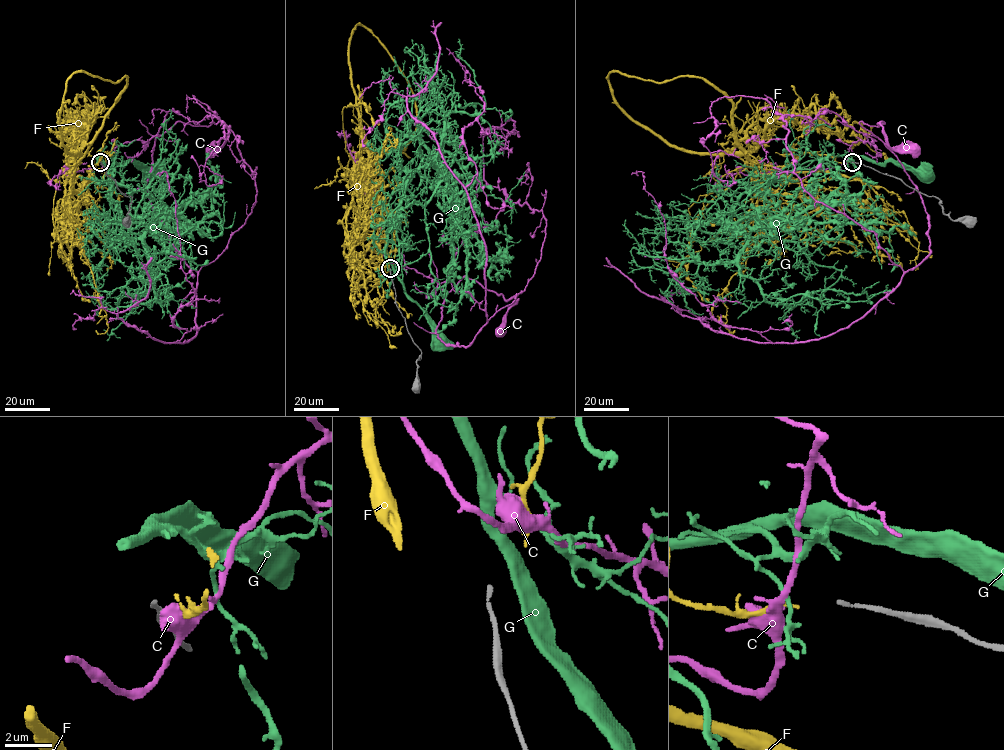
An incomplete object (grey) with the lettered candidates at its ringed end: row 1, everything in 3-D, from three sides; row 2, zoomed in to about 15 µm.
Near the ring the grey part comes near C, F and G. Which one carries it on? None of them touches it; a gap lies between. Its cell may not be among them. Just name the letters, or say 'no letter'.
no letter

